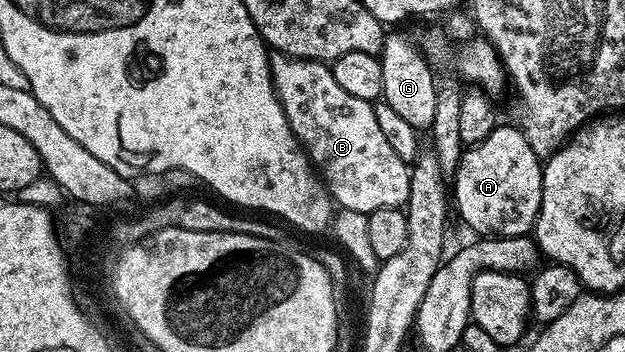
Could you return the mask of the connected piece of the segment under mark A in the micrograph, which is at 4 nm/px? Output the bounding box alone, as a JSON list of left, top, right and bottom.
[450,124,544,238]

